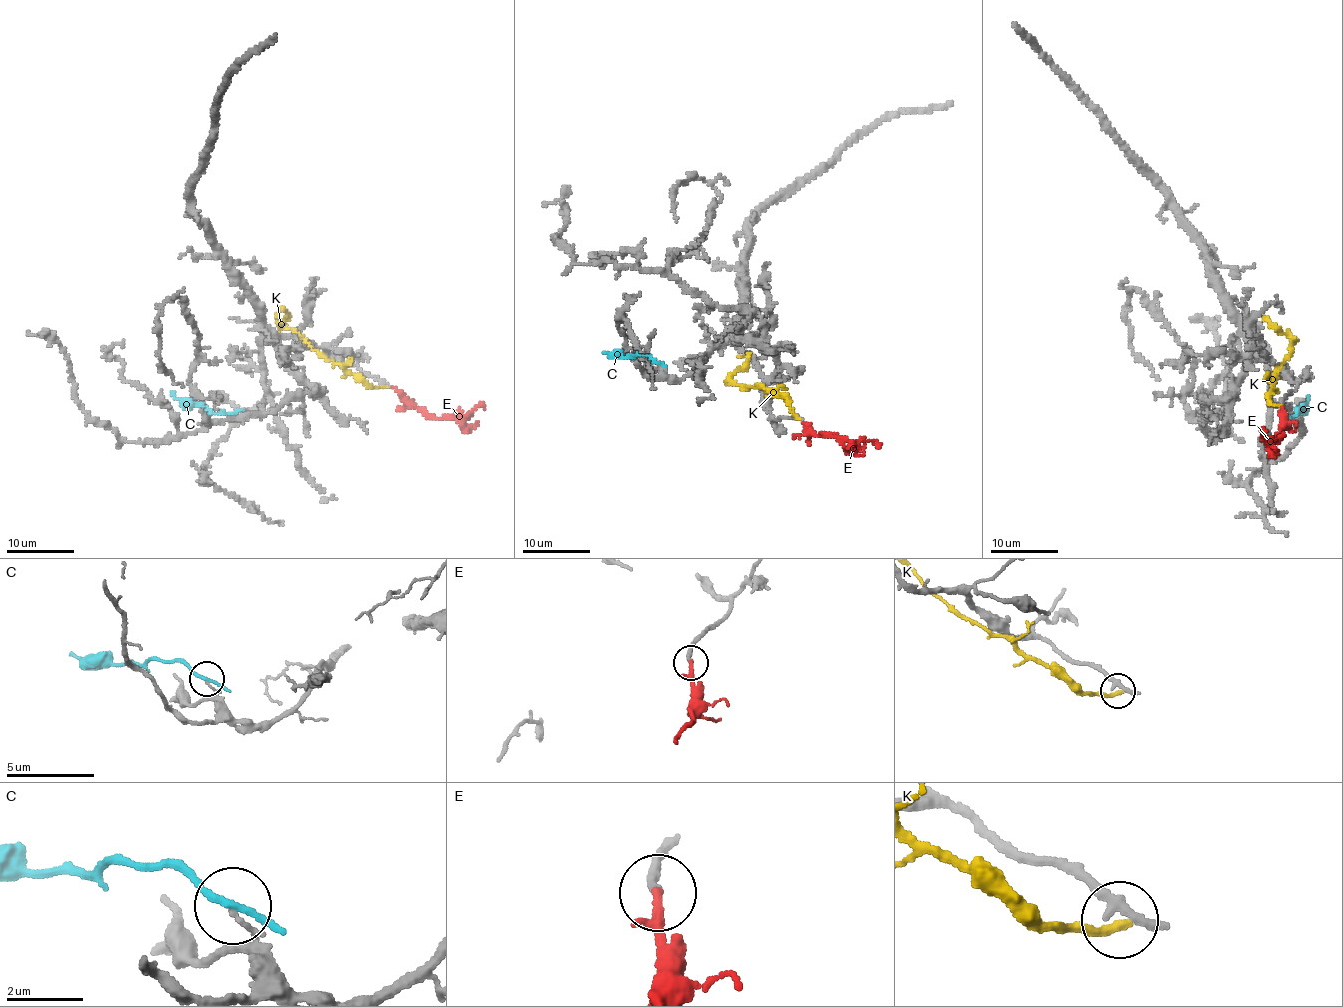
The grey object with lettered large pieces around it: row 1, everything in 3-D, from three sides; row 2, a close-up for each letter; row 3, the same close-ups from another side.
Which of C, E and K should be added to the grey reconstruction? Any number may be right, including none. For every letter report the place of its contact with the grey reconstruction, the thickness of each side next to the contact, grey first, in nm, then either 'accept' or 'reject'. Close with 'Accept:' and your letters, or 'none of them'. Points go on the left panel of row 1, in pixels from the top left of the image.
C: meets grey at (234, 412); 130 nm thick on the grey side, 180 nm on the other; reject
E: meets grey at (393, 387); 200 nm thick on the grey side, 200 nm on the other; accept
K: meets grey at (384, 386); 240 nm thick on the grey side, 240 nm on the other; reject
Accept: E

